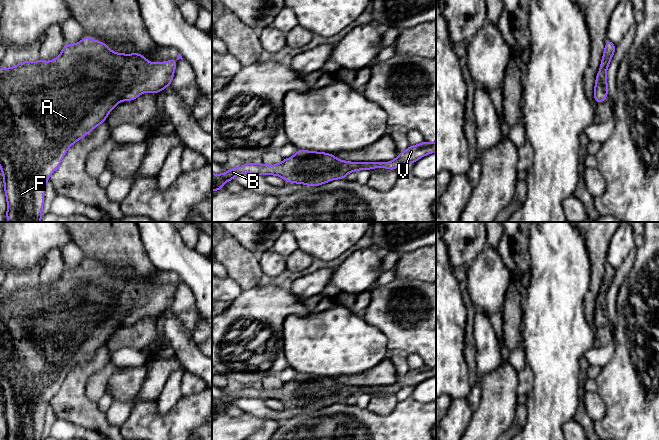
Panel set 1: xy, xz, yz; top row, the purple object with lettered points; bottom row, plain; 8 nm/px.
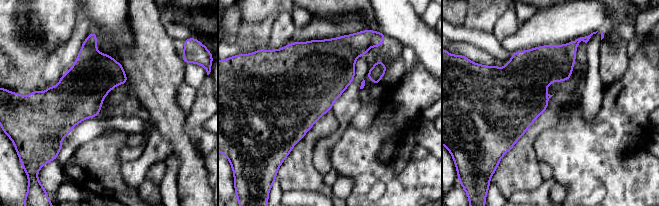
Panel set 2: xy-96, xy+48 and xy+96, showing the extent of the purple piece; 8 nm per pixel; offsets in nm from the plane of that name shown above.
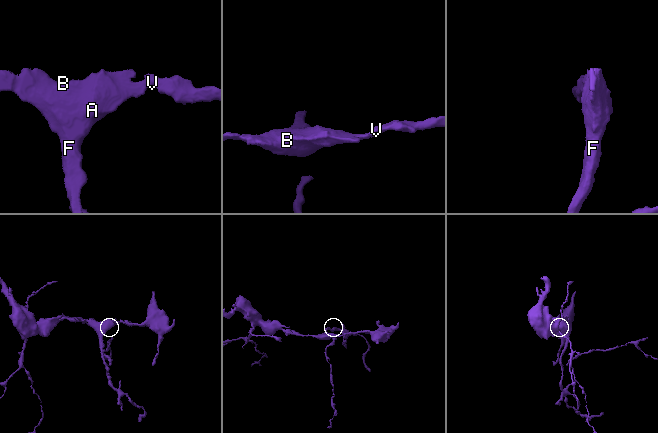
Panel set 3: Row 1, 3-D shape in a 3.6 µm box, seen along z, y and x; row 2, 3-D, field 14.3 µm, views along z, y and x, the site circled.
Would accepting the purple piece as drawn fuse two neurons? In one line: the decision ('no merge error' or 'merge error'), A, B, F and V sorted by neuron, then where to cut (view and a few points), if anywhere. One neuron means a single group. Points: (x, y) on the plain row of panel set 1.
no merge error; A B F V; no cut

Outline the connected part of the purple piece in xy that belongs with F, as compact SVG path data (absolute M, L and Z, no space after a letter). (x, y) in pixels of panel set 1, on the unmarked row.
M86 259L79 267L65 268L60 279L52 285L37 284L35 286L22 285L11 292L0 291L0 392L3 397L4 415L7 423L6 440L43 440L42 432L44 427L44 415L46 407L52 397L61 388L67 374L78 364L85 361L96 350L106 346L108 338L121 325L133 325L140 318L151 316L157 318L170 310L174 301L177 285L182 283L178 277L176 284L163 285L160 287L149 286L145 283L144 278L123 278L112 276L104 266L94 264Z

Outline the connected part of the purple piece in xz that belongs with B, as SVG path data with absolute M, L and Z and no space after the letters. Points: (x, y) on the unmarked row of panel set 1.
M424 365L408 372L390 386L349 386L339 384L333 378L298 373L294 380L283 383L276 389L244 387L227 393L225 398L212 397L212 414L223 414L224 407L234 404L239 398L276 399L289 407L320 410L335 403L346 403L349 396L361 393L385 392L396 394L401 388L413 388L423 380L436 376L436 366Z

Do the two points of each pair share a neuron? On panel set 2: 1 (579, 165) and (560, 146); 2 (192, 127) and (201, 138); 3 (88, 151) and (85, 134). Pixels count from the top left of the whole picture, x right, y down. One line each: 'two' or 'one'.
1: one
2: one
3: two

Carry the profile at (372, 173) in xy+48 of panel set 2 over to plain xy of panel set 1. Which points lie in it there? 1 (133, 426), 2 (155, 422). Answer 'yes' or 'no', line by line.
1: yes
2: yes

